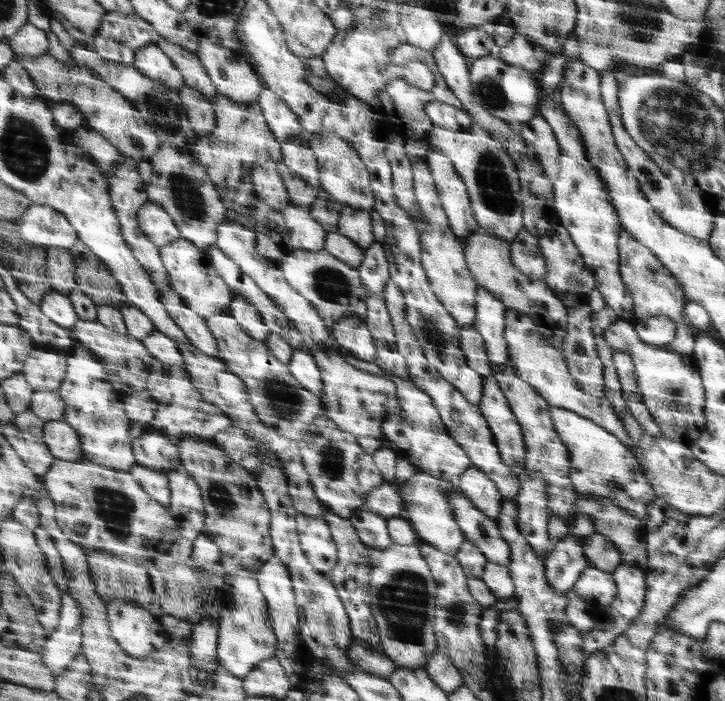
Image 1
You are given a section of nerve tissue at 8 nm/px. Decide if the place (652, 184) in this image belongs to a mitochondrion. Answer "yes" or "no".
yes

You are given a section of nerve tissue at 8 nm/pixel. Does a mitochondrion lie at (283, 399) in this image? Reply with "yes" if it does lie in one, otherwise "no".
yes

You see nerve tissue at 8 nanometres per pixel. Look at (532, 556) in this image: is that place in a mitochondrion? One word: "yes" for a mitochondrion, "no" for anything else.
no

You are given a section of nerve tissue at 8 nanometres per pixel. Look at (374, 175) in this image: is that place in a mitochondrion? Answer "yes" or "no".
no

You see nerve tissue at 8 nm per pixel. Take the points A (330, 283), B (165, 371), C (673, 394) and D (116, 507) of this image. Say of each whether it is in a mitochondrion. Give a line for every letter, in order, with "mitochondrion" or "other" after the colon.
A: mitochondrion
B: other
C: mitochondrion
D: mitochondrion

